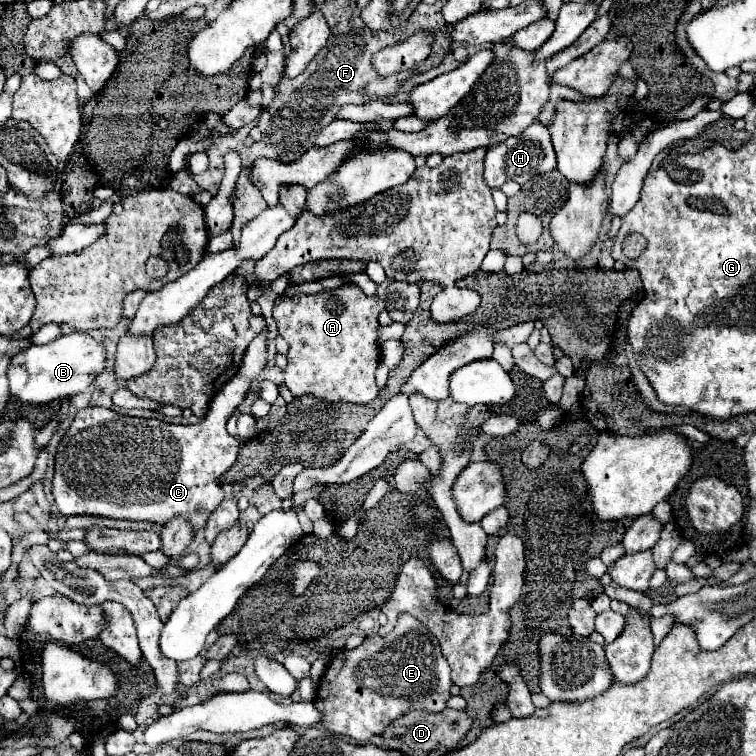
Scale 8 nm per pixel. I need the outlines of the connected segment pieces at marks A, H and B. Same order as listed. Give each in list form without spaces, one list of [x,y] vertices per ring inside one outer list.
[[[344,285],[340,289],[334,289],[334,291],[318,291],[316,295],[292,295],[292,297],[282,297],[280,301],[274,303],[274,321],[278,325],[278,333],[288,341],[290,345],[290,351],[288,351],[288,367],[284,369],[284,381],[286,381],[286,387],[292,391],[294,397],[300,397],[300,395],[316,395],[324,401],[352,401],[352,403],[370,403],[376,395],[378,395],[378,387],[376,387],[376,379],[374,379],[374,371],[378,367],[378,361],[380,361],[380,355],[378,355],[378,315],[380,311],[384,309],[384,301],[380,297],[366,297],[362,293],[362,289],[358,285]]]
[[[534,121],[532,125],[528,125],[528,129],[524,129],[522,137],[510,137],[502,145],[498,143],[488,149],[484,179],[488,181],[488,185],[492,189],[500,189],[502,183],[506,183],[506,181],[516,181],[516,183],[524,185],[534,175],[546,173],[552,169],[556,169],[556,153],[554,153],[552,141],[550,141],[550,133],[540,121]]]
[[[74,331],[68,335],[56,337],[54,341],[46,343],[46,345],[32,345],[26,351],[12,357],[12,365],[8,367],[10,395],[20,397],[24,403],[30,403],[30,405],[42,405],[42,403],[50,403],[60,397],[72,397],[76,393],[86,391],[104,369],[106,369],[106,349],[90,333]]]

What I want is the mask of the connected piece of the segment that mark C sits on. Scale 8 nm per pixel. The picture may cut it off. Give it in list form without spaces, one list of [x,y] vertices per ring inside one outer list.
[[[268,325],[246,347],[238,373],[220,389],[220,393],[210,403],[206,417],[200,423],[174,425],[158,419],[138,419],[138,417],[118,415],[112,409],[104,409],[104,407],[80,409],[72,425],[64,433],[56,453],[54,479],[52,479],[52,495],[54,495],[56,511],[64,517],[94,515],[106,519],[148,521],[156,525],[166,525],[172,517],[184,517],[194,531],[204,527],[208,515],[224,499],[220,477],[234,465],[238,455],[238,441],[228,435],[226,421],[246,399],[252,379],[266,367],[266,359],[268,359],[266,339],[268,339]]]

